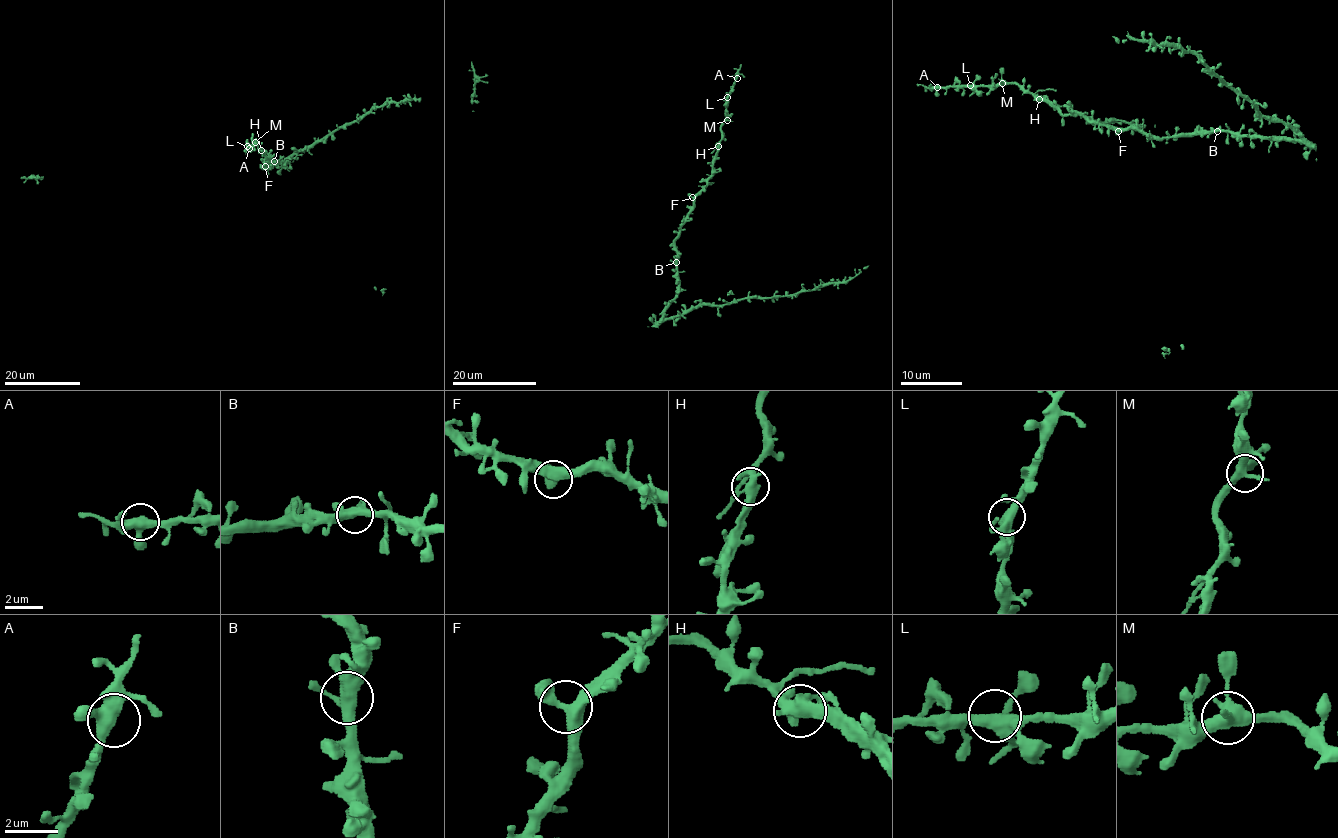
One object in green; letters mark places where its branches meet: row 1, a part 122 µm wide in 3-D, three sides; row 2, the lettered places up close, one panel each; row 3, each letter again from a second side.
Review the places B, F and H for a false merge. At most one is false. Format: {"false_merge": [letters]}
{"false_merge": []}

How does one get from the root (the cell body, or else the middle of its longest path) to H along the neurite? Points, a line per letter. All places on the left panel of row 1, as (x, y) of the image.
H: (266, 165), (267, 168), (265, 165), (270, 158), (265, 159), (261, 150)

